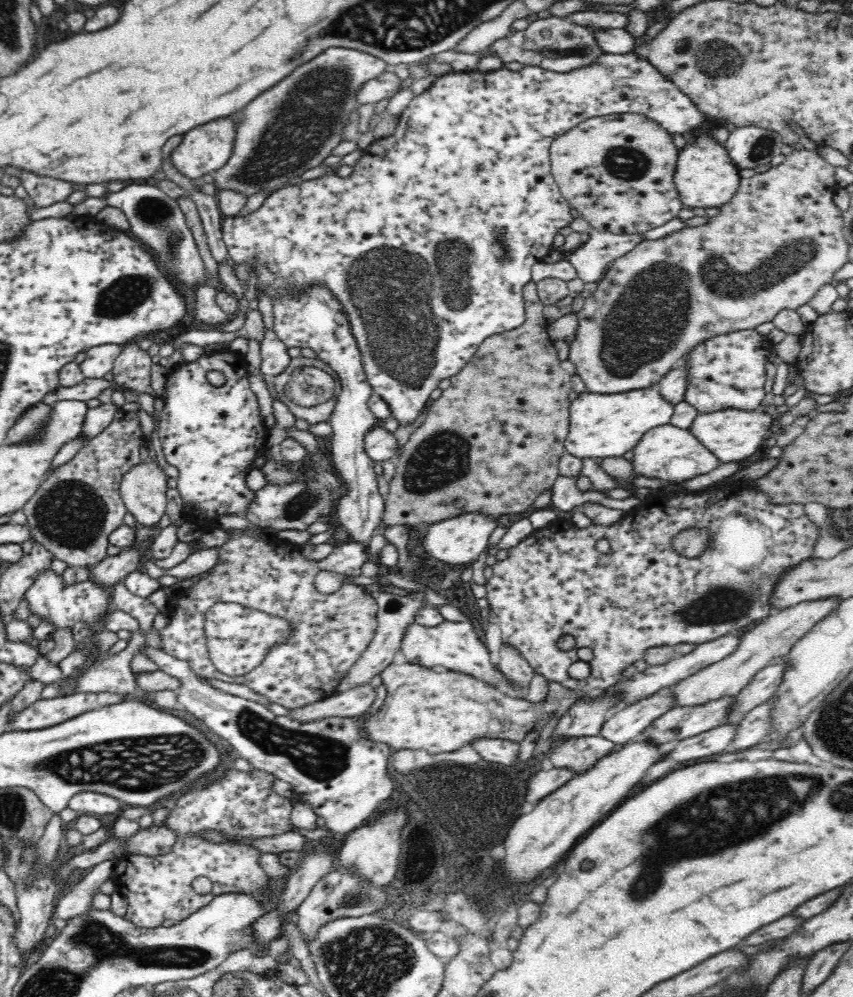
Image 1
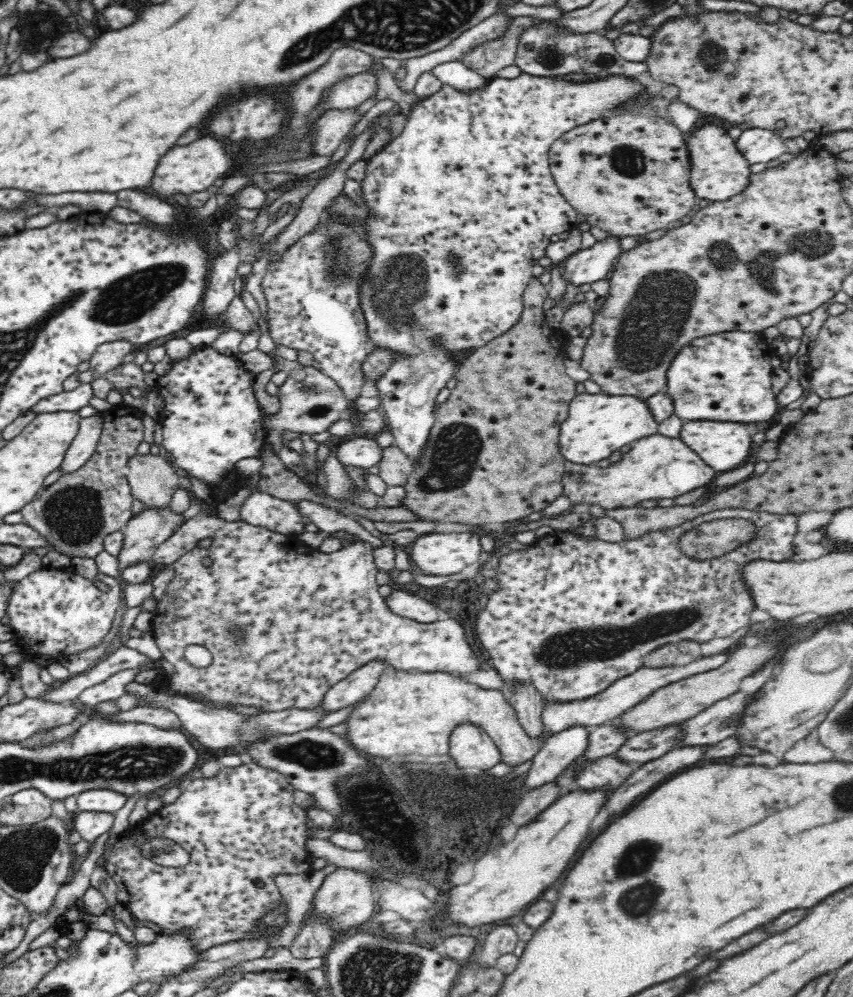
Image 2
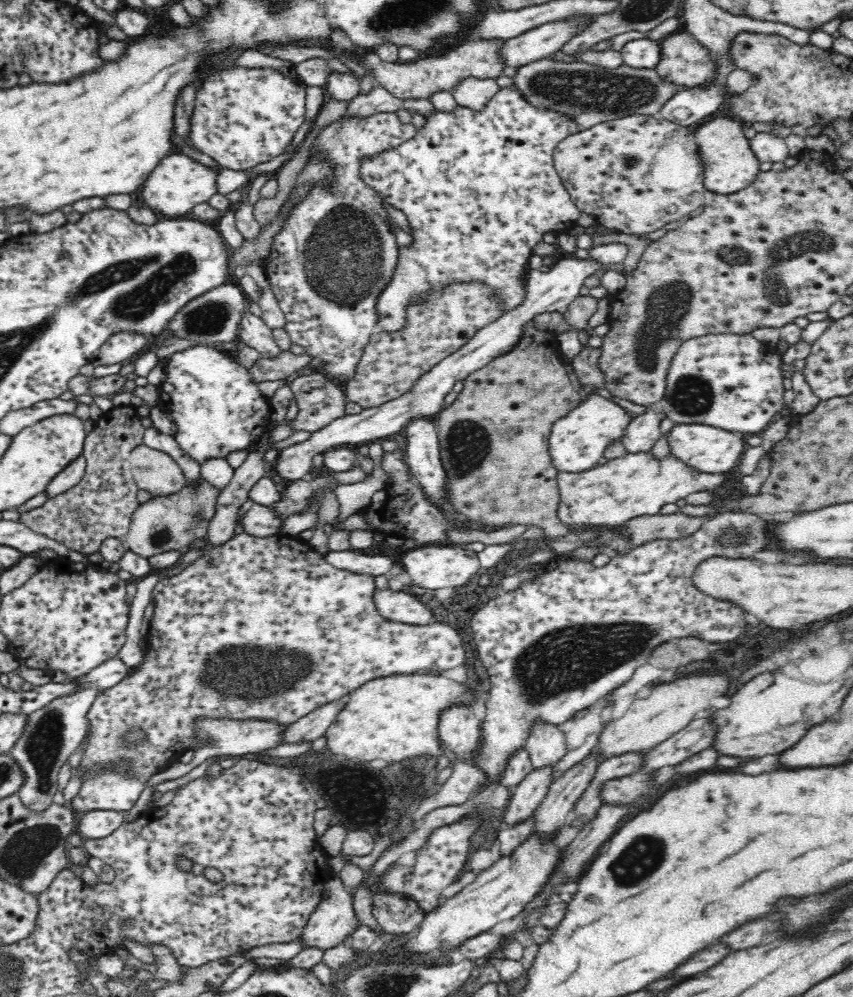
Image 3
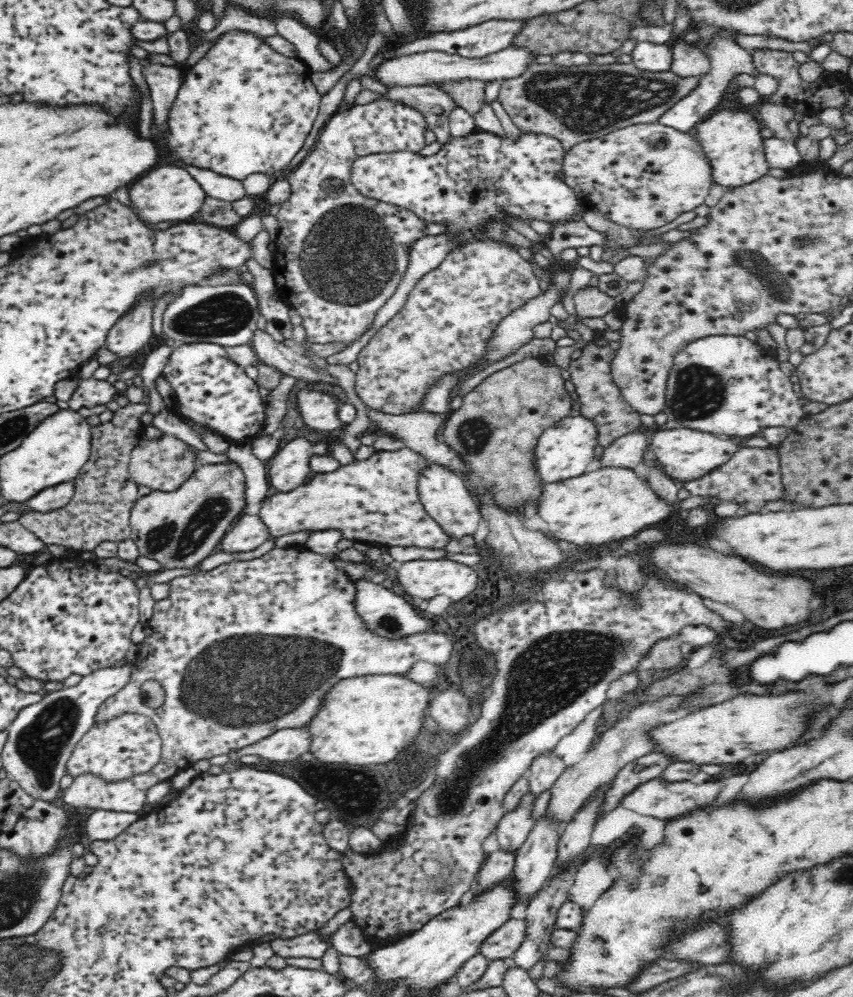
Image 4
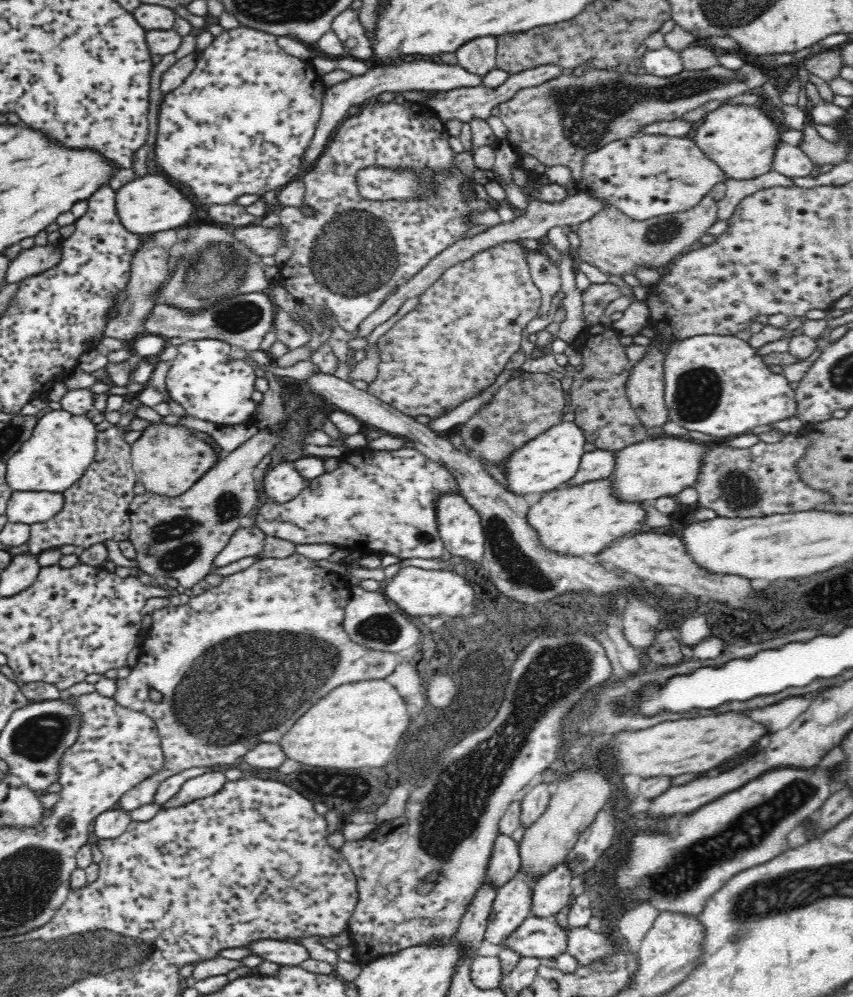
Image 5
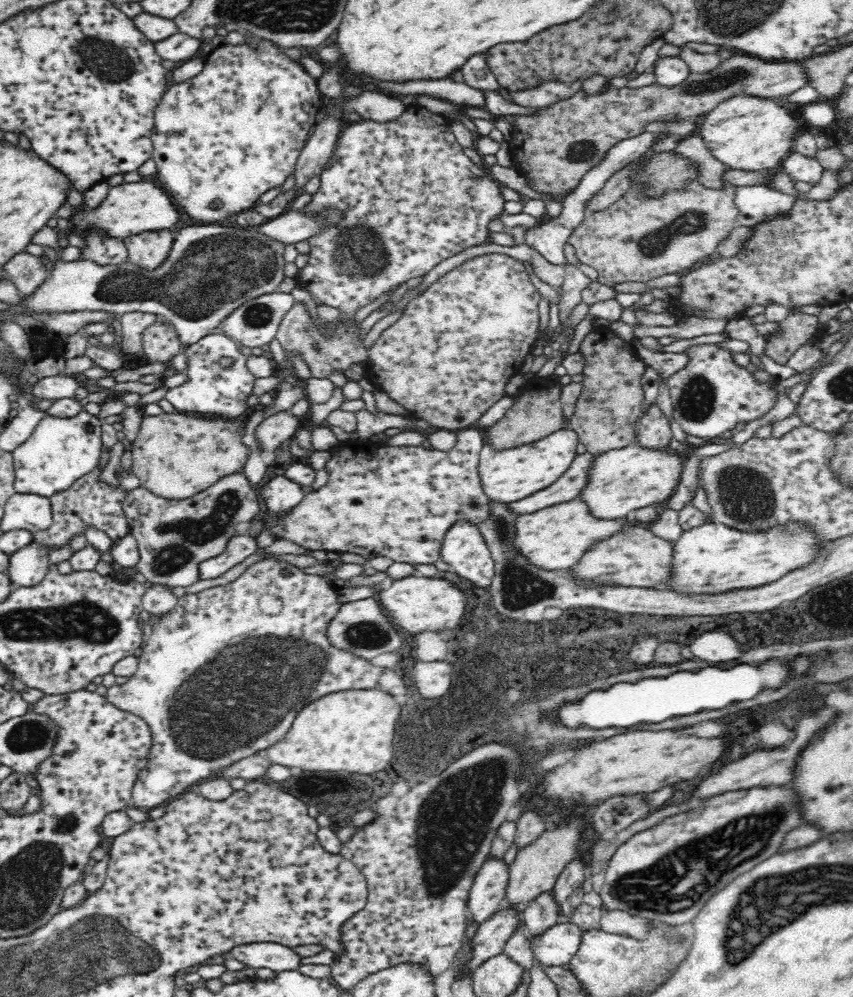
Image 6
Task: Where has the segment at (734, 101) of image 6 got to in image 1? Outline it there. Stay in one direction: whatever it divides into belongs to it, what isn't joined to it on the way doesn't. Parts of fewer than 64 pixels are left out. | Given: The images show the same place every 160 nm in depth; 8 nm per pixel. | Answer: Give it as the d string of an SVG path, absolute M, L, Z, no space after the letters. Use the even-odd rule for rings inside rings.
M702 134L700 138L694 138L679 150L677 167L674 173L674 182L682 199L684 207L687 208L718 208L726 204L738 190L742 177L740 168L731 160L724 143L719 143L713 136Z

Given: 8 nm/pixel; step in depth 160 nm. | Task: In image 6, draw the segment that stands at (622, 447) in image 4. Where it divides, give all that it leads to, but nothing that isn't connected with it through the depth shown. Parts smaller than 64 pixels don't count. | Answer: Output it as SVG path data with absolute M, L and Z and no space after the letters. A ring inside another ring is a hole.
M588 451L584 454L577 454L566 472L552 482L550 486L537 490L534 494L516 502L510 502L506 504L506 507L515 516L523 516L576 499L578 492L586 486L586 474L588 474L588 466L592 464L592 460L594 460L594 455Z

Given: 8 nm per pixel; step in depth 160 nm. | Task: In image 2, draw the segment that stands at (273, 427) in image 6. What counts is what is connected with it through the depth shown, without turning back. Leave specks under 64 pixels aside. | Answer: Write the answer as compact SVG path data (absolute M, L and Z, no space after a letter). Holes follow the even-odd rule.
M152 506L130 518L122 530L123 547L118 556L120 568L150 560L156 548L186 521L183 513L174 513L169 506L164 509Z

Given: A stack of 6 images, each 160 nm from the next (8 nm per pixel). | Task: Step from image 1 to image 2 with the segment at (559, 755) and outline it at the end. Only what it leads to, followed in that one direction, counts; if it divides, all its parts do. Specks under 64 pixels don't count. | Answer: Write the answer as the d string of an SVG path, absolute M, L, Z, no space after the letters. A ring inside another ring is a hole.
M614 756L602 758L577 774L576 790L583 788L588 792L605 792L610 796L633 772L629 764L614 759Z

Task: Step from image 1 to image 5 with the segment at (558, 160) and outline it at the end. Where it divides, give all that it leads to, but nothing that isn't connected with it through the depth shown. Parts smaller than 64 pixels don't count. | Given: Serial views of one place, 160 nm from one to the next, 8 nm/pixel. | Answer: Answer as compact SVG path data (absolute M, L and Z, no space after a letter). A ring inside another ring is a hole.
M634 135L587 154L580 192L595 194L634 220L684 212L696 206L714 185L730 179L690 137Z

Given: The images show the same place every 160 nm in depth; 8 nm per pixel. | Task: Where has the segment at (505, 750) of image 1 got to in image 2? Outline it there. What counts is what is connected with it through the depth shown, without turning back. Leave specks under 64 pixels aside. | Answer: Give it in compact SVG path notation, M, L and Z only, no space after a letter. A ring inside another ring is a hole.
M472 722L458 724L452 730L449 757L460 768L488 771L501 762L501 755L492 738Z

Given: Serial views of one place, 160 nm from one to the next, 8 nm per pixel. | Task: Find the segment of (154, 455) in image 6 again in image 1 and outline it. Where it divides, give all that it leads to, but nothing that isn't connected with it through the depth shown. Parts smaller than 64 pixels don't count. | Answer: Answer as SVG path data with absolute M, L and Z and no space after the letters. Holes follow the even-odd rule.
M148 458L124 474L119 494L139 524L157 524L166 515L167 492L172 486L156 458Z

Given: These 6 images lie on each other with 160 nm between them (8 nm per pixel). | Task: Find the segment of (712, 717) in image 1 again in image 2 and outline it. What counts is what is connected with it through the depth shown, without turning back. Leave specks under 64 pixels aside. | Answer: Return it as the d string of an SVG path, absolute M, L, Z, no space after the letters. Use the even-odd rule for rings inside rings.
M680 725L670 726L666 730L652 730L652 732L636 734L636 736L627 738L614 755L614 759L625 764L638 763L642 766L675 749L680 734Z

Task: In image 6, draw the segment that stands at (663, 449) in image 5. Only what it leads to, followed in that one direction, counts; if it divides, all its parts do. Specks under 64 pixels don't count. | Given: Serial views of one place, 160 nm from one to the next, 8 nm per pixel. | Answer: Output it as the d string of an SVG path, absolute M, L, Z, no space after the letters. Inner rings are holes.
M638 444L594 455L588 466L586 486L578 492L578 499L588 505L593 518L605 521L624 520L628 514L650 504L662 504L678 489L684 461L678 453L642 448Z

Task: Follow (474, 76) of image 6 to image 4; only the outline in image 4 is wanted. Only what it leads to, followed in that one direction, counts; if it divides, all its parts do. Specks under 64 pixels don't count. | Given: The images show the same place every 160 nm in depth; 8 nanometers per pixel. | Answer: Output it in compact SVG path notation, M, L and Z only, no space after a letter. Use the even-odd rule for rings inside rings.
M494 20L494 22L484 22L482 26L472 26L472 28L458 30L458 32L452 34L434 34L431 37L417 36L409 41L397 43L397 49L393 58L436 50L448 54L460 55L464 58L479 59L510 47L512 38L514 38L514 35L518 35L523 23L522 21L502 22L502 20Z

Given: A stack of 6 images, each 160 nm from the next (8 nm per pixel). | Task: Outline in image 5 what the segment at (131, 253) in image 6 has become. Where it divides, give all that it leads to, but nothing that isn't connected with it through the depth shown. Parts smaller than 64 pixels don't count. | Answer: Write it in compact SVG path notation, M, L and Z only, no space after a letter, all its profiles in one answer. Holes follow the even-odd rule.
M176 229L163 230L148 236L147 238L141 238L143 240L142 247L135 253L131 261L131 276L127 284L130 300L126 300L120 307L120 315L122 316L108 321L106 326L104 326L104 330L102 330L104 337L119 338L127 347L136 337L146 335L142 322L144 322L144 318L148 316L149 311L152 311L152 308L155 306L155 302L153 302L154 290L158 290L169 278L169 256L171 249L178 240Z

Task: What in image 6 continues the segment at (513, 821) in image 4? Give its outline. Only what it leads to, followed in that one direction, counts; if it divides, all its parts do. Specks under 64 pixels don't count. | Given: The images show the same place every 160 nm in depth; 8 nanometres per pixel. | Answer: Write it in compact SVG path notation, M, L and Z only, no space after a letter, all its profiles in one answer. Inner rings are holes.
M487 859L470 888L467 900L468 922L478 926L504 905L504 888L509 868L503 861Z

